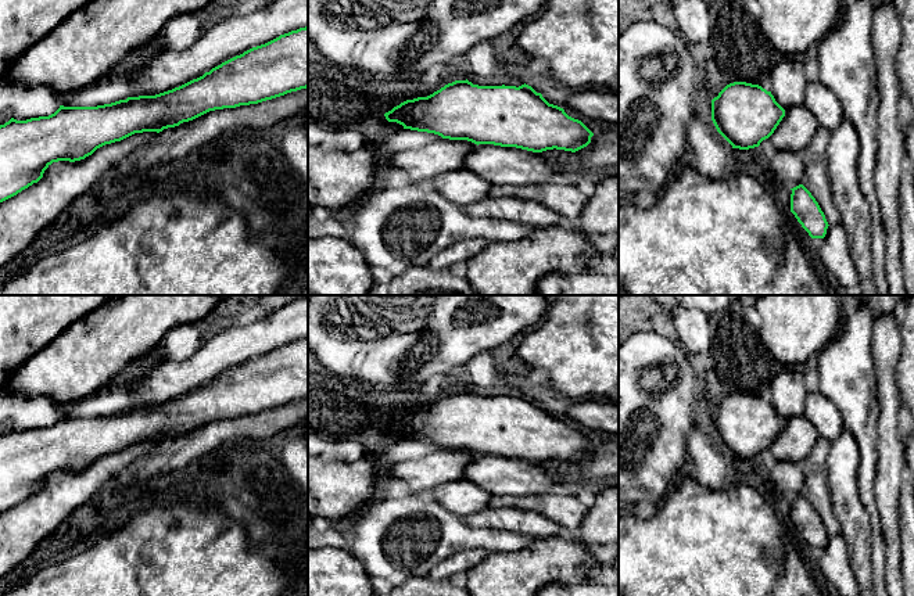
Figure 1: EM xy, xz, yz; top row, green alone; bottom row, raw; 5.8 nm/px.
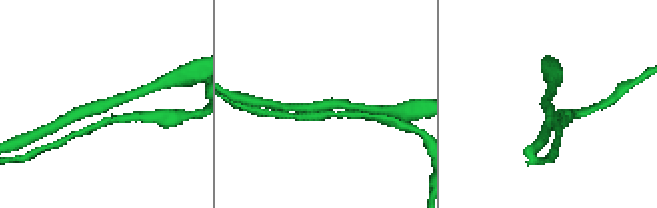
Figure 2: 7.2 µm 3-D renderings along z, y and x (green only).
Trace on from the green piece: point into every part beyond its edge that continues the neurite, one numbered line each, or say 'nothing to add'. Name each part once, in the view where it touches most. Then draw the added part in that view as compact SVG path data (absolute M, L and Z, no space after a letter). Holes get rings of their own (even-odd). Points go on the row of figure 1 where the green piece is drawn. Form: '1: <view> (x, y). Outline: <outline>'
nothing to add

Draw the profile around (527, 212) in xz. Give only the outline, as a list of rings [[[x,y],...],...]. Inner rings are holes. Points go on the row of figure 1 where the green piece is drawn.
[[[515,197],[481,198],[467,204],[463,211],[474,218],[510,220],[533,229],[551,227],[560,222],[560,216],[552,209],[531,200]]]

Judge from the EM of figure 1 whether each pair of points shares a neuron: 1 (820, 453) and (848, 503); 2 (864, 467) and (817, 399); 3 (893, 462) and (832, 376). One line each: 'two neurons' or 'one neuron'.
1: two neurons
2: two neurons
3: two neurons

